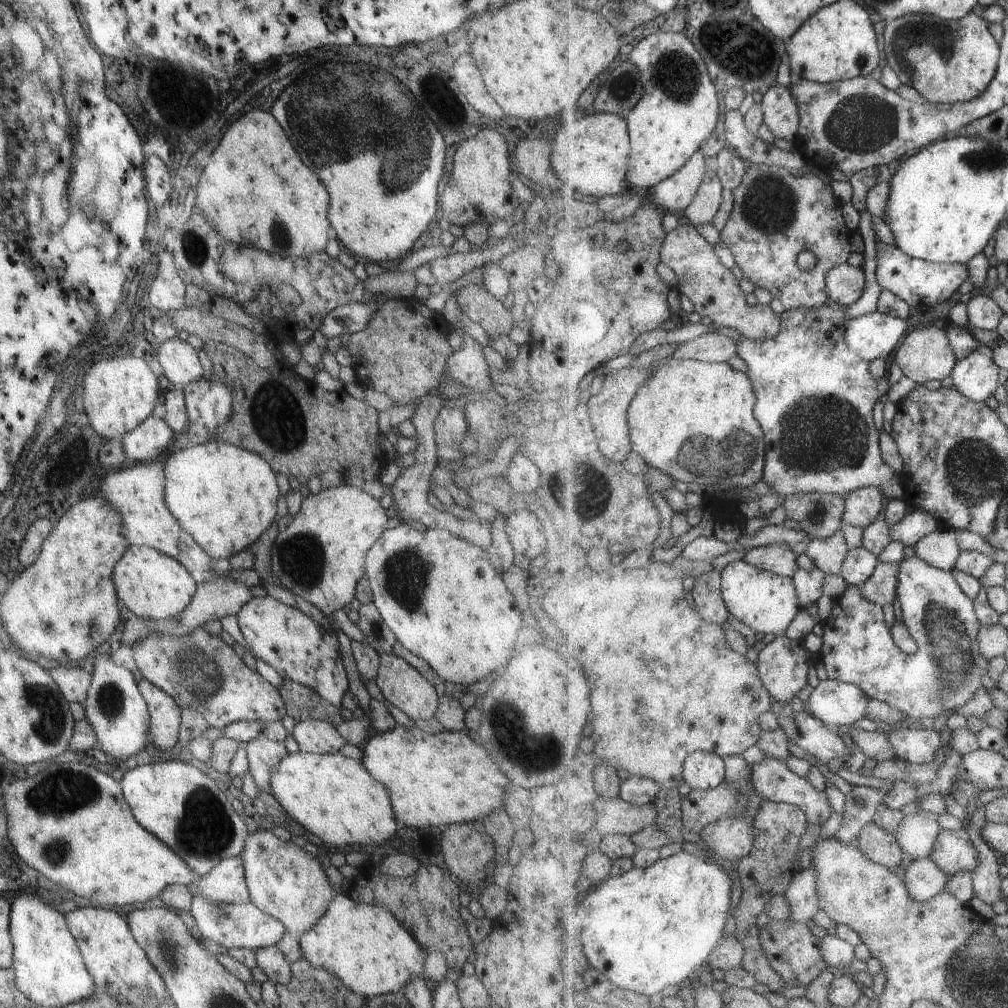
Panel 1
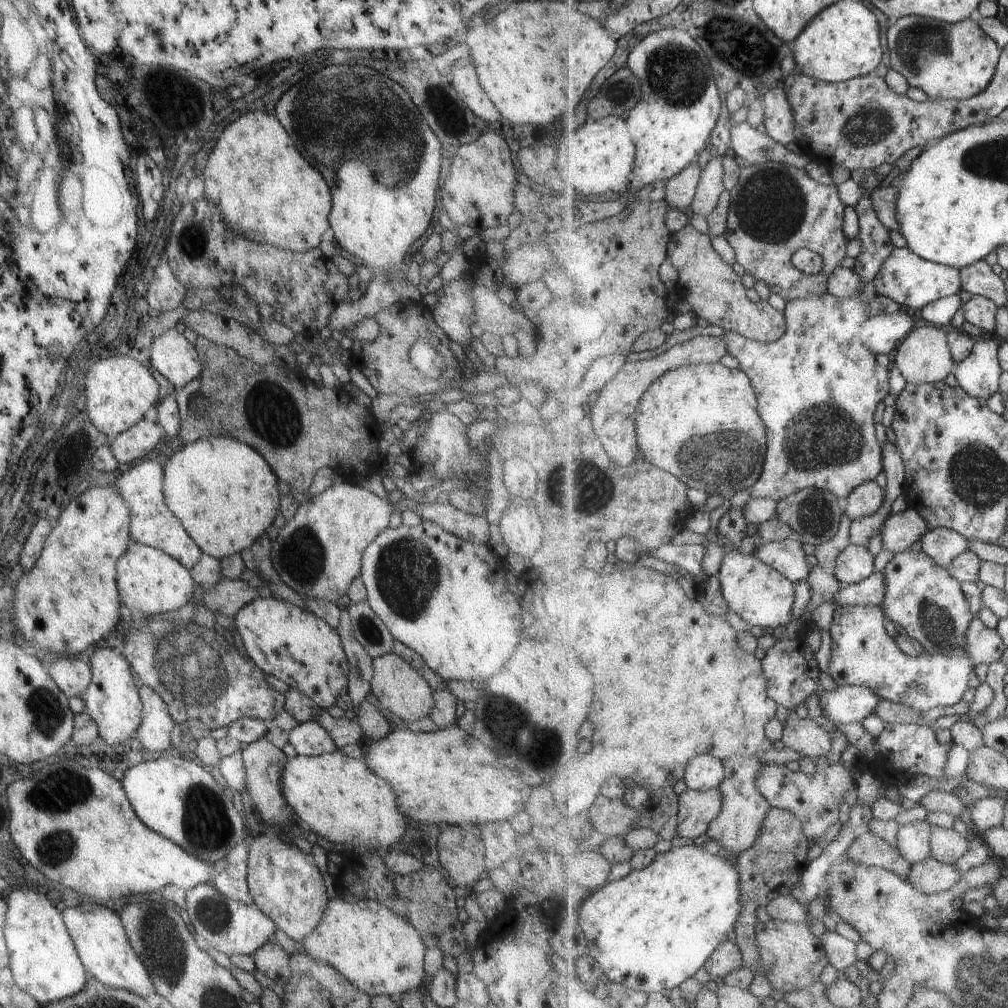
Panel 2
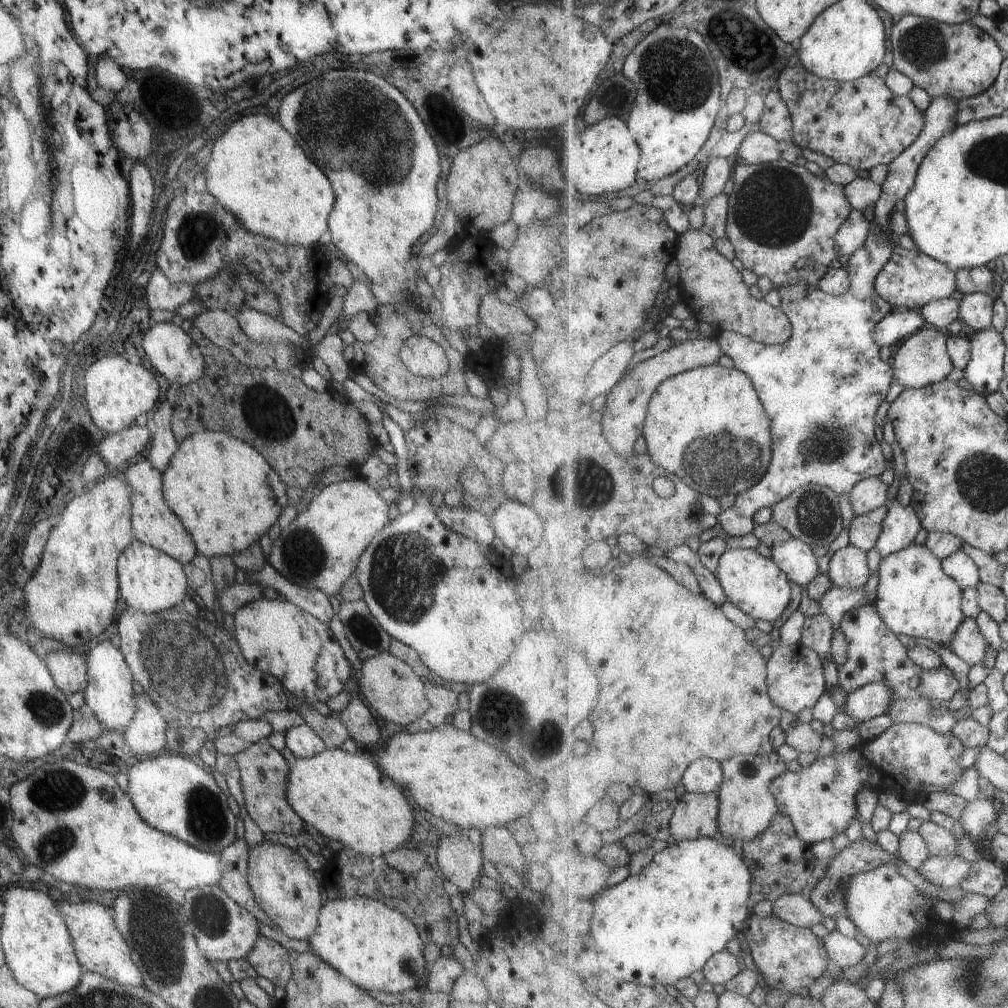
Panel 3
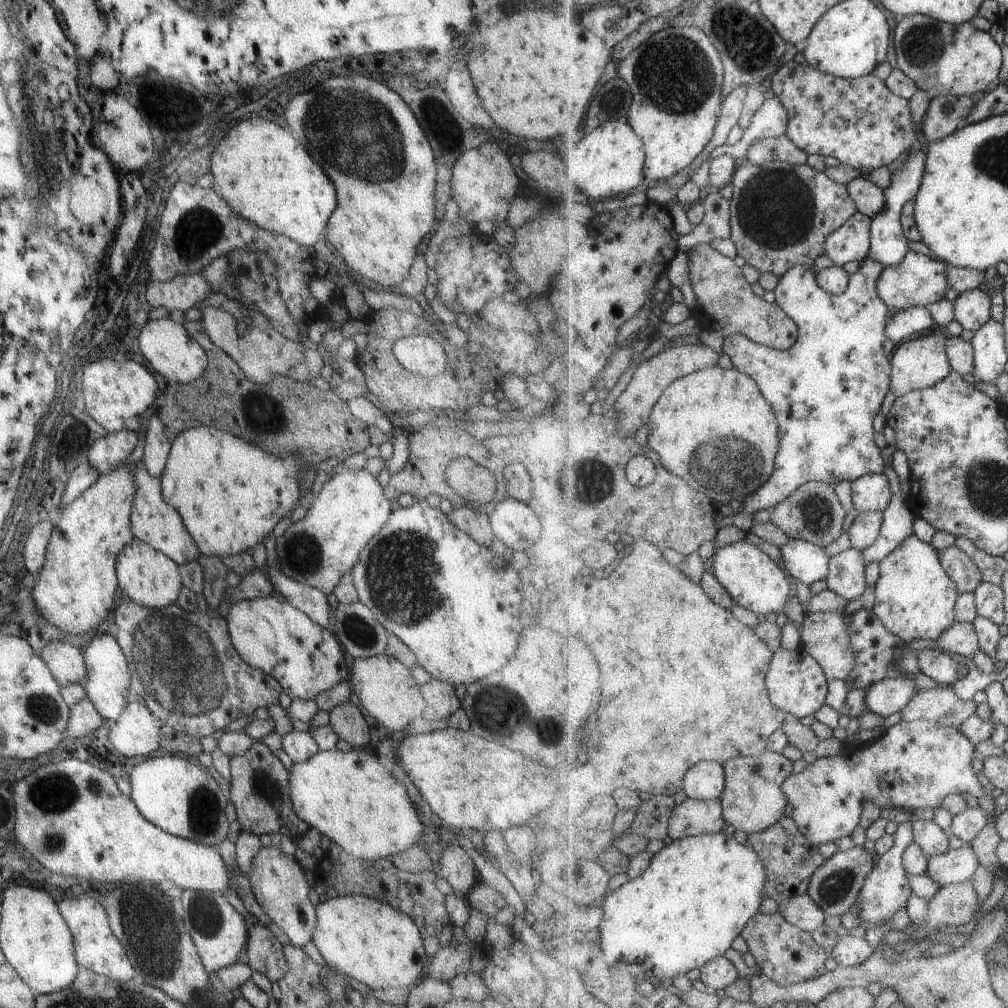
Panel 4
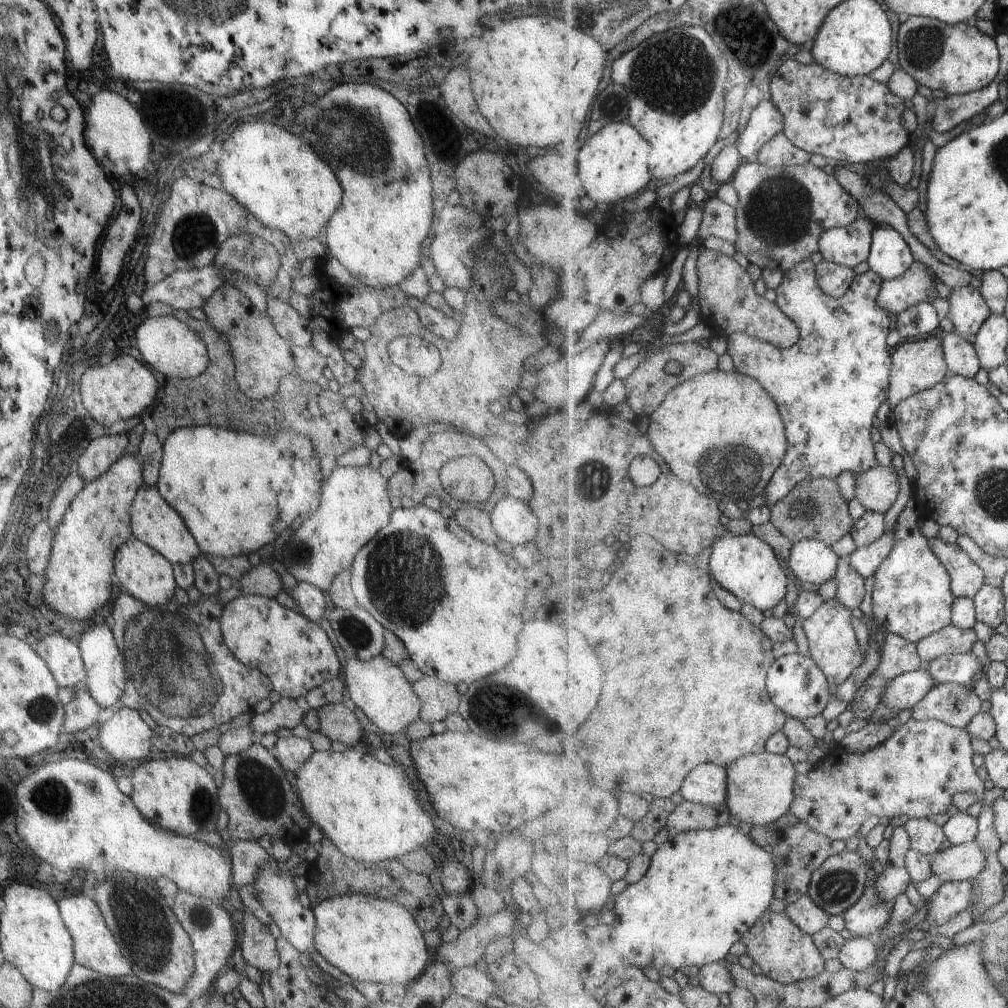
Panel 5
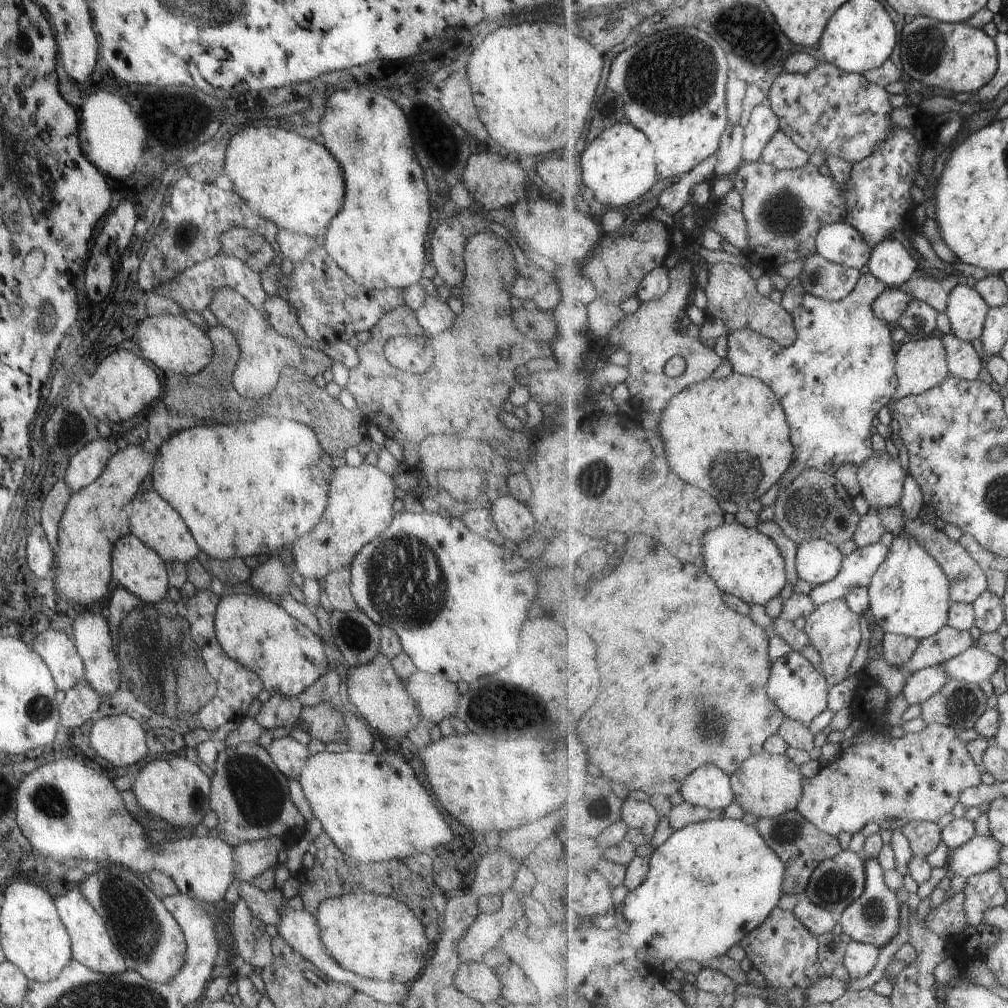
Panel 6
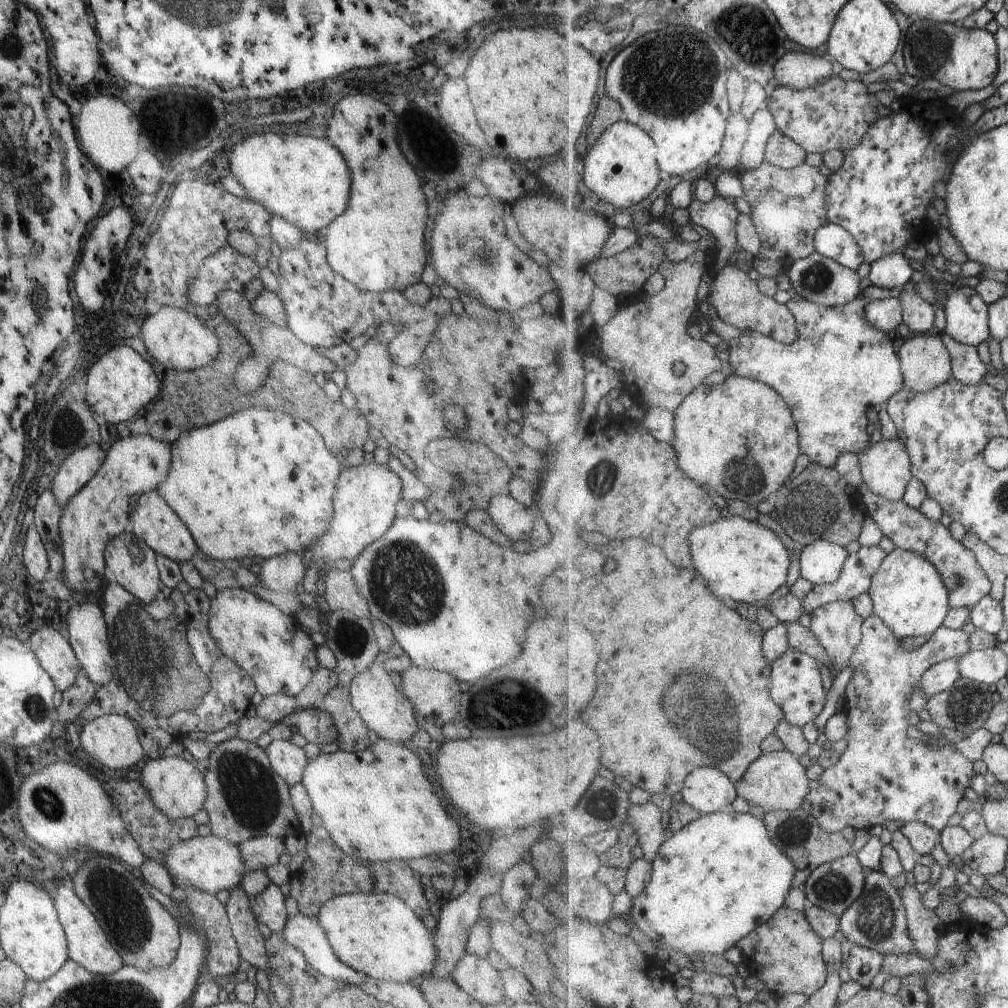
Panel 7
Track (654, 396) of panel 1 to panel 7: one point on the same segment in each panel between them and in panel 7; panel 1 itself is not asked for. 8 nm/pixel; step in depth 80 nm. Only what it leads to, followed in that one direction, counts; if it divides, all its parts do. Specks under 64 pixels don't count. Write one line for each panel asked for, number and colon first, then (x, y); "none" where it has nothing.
2: (701, 422)
3: (709, 426)
4: (714, 428)
5: (722, 432)
6: (731, 437)
7: (738, 439)

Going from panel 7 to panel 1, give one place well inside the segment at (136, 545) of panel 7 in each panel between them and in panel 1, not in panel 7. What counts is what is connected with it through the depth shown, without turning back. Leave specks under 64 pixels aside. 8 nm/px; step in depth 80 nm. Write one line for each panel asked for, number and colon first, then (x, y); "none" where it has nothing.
1: (148, 584)
2: (147, 580)
3: (148, 581)
4: (144, 576)
5: (142, 573)
6: (134, 567)

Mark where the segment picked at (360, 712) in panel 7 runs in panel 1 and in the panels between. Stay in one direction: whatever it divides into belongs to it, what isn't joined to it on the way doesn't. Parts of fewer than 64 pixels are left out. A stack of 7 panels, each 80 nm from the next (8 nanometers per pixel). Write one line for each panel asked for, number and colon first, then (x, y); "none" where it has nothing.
1: (403, 687)
2: (397, 687)
3: (390, 688)
4: (384, 688)
5: (377, 687)
6: (373, 689)

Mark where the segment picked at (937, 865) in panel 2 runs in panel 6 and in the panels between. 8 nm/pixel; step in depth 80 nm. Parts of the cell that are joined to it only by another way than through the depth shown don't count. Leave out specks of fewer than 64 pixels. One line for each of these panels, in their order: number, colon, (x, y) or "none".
3: (946, 871)
4: (957, 866)
5: (962, 862)
6: (983, 853)

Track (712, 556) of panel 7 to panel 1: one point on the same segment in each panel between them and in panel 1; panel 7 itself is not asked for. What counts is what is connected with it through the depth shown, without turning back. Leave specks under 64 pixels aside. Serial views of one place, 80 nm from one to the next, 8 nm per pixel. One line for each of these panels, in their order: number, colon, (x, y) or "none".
1: (766, 602)
2: (761, 596)
3: (754, 583)
4: (756, 582)
5: (743, 564)
6: (745, 563)

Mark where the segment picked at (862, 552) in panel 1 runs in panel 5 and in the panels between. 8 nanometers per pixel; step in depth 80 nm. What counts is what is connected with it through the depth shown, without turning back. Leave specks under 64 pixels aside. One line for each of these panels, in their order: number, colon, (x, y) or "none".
2: (856, 564)
3: (848, 568)
4: (846, 576)
5: (851, 592)

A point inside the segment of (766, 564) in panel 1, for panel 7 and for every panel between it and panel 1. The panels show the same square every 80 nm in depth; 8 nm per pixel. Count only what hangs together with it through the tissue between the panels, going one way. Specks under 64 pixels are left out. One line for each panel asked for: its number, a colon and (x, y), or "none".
2: (786, 556)
3: (795, 557)
4: (806, 562)
5: (812, 561)
6: (818, 562)
7: (821, 563)

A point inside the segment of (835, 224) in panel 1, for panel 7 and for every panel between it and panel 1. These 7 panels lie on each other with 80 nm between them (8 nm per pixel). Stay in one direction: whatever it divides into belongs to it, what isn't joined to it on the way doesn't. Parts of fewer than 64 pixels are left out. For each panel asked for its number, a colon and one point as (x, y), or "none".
2: (776, 209)
3: (779, 213)
4: (782, 214)
5: (783, 211)
6: (786, 209)
7: (789, 206)

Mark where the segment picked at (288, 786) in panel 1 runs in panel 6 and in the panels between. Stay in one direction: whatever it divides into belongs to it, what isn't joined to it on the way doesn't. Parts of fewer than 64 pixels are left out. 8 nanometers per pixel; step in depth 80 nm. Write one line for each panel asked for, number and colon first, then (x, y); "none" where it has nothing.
2: (339, 798)
3: (345, 797)
4: (349, 798)
5: (365, 808)
6: (371, 807)

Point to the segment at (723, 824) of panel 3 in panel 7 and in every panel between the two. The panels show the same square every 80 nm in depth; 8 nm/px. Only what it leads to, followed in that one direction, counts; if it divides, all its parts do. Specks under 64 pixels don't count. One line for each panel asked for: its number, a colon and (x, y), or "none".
4: (754, 799)
5: (762, 787)
6: (768, 785)
7: (777, 781)

